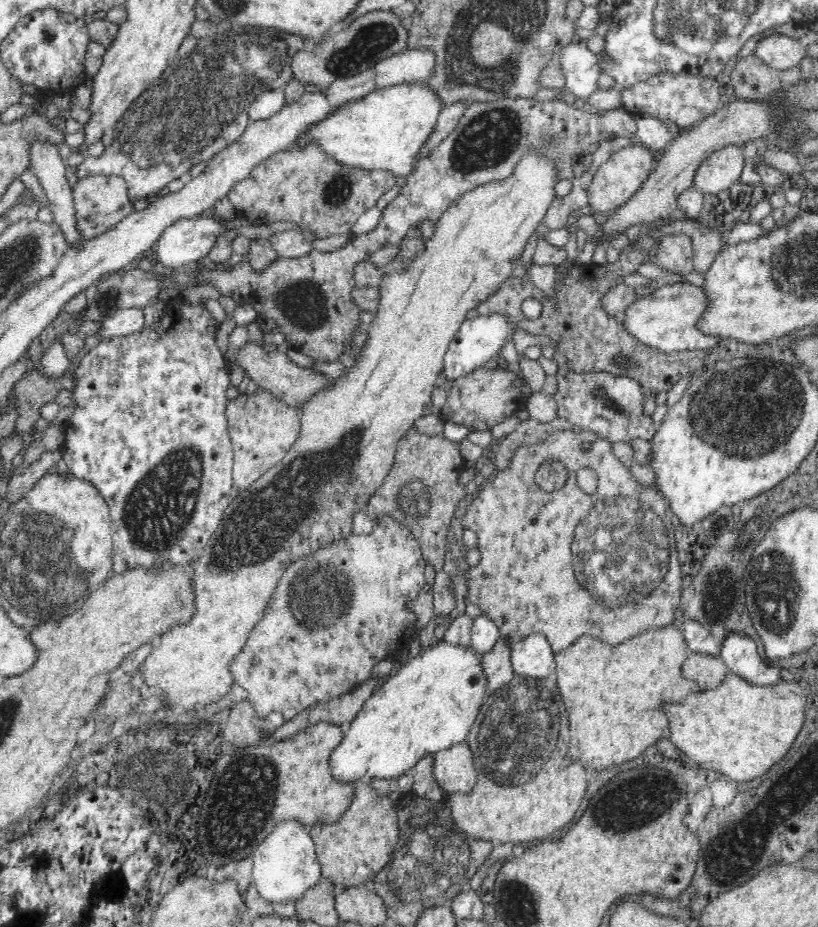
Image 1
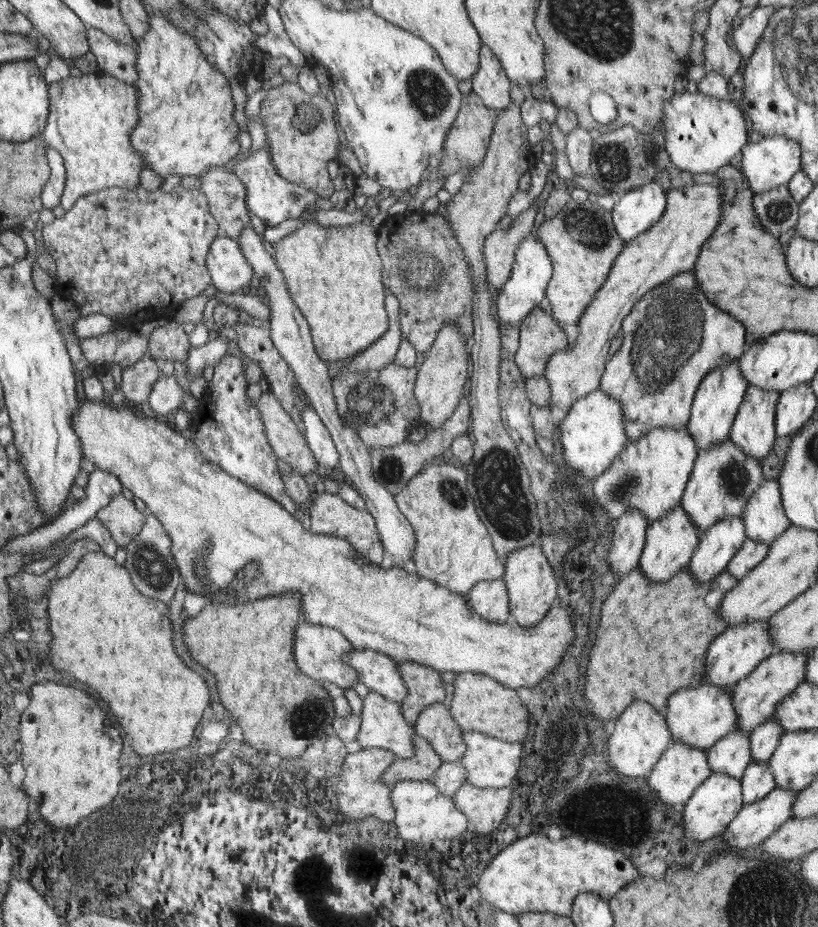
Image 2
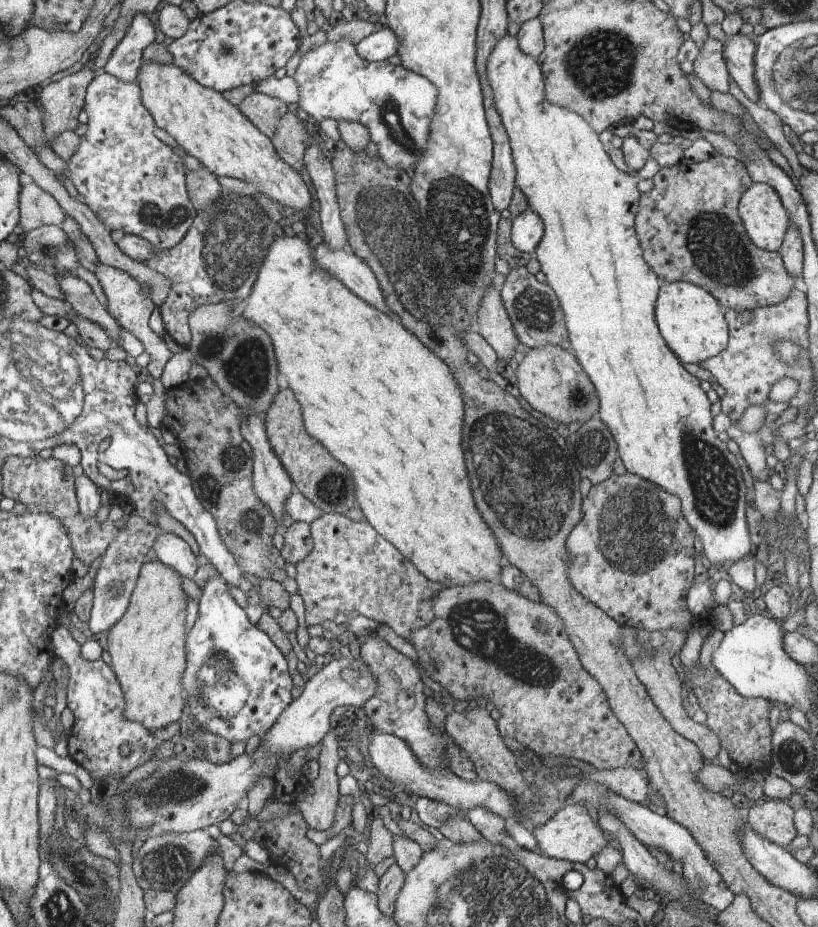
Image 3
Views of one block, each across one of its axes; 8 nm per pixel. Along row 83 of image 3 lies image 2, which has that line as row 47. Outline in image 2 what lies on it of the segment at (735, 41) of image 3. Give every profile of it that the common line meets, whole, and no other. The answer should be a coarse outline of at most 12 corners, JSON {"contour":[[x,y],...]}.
{"contour":[[773,5],[756,6],[732,29],[742,59],[755,52]]}

